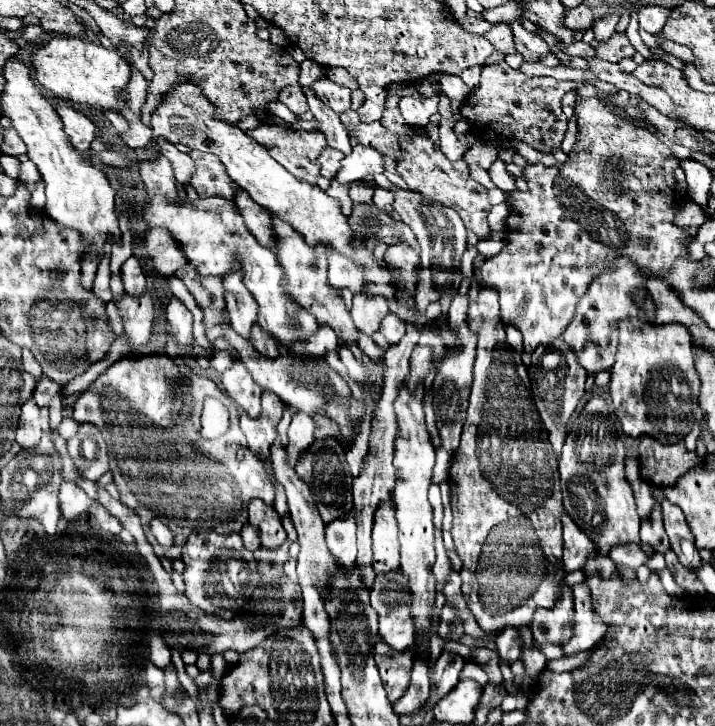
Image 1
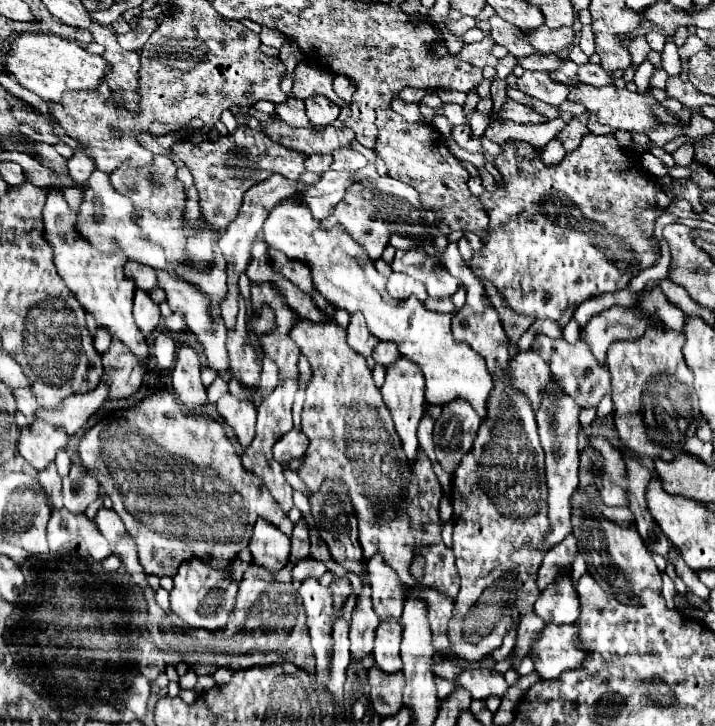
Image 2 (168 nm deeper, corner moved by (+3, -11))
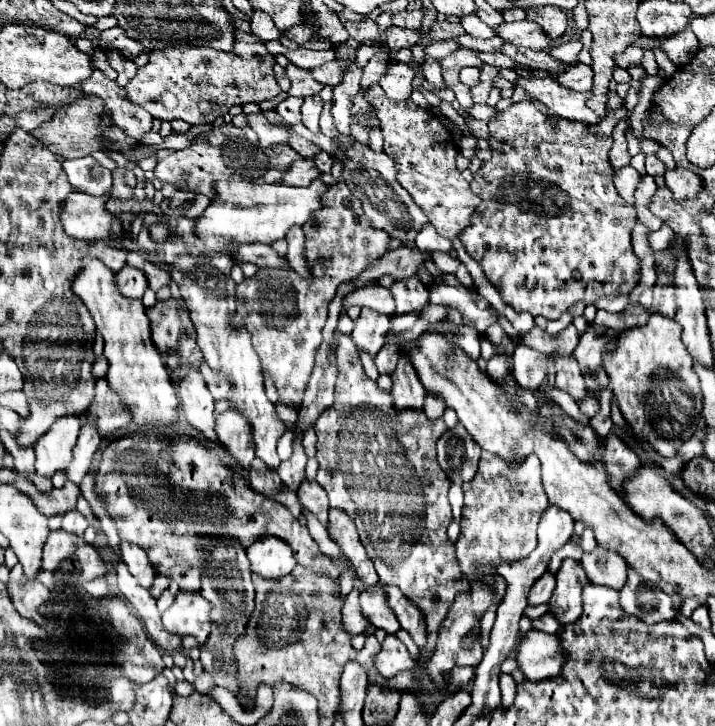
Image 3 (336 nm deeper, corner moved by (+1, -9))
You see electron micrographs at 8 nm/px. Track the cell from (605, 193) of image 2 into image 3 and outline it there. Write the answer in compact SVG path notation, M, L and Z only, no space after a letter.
M531 101L515 103L515 105L507 107L505 111L501 111L497 117L493 117L489 121L489 147L491 147L493 157L489 161L485 161L481 165L481 169L475 173L475 177L473 177L471 191L481 197L481 203L475 209L477 213L471 215L471 225L461 231L459 239L461 239L463 247L465 247L465 251L473 259L477 259L479 265L485 269L485 275L487 275L487 279L491 283L493 283L493 273L498 273L498 264L515 264L515 277L513 277L513 273L509 273L509 275L505 273L503 277L511 277L511 279L505 279L501 285L509 285L511 287L511 291L503 291L503 297L507 297L505 303L511 305L517 313L527 311L533 317L541 315L545 319L557 319L576 302L586 299L586 305L594 304L596 300L602 298L602 292L608 292L608 289L615 289L613 286L605 287L604 285L606 284L633 283L635 286L639 283L639 259L635 257L633 247L631 247L631 231L635 227L635 217L633 217L633 209L627 205L627 201L623 201L619 197L619 193L617 193L617 189L613 185L613 167L609 165L609 149L611 149L611 145L613 145L611 137L593 133L587 123L547 117L539 109L535 109L535 105Z

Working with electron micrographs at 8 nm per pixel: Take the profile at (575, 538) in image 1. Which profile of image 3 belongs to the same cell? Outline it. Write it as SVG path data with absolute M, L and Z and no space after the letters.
M545 573L542 575L539 581L535 581L535 585L531 587L531 593L527 598L527 602L529 605L540 605L544 603L548 603L549 595L551 595L551 591L555 589L555 577L551 575L551 573Z

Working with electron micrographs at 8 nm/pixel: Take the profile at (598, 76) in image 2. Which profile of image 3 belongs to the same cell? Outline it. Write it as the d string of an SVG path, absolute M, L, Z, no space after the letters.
M573 65L557 77L557 83L573 91L589 91L593 85L593 71L587 65Z

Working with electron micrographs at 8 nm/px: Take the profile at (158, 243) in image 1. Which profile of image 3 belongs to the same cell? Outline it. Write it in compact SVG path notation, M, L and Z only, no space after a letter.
M125 267L115 275L115 285L123 297L141 299L147 289L147 277L133 267Z

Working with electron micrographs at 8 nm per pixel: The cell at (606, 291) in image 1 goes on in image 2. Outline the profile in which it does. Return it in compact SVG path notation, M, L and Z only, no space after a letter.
M583 333L579 335L579 341L575 345L569 345L563 341L561 345L555 345L555 339L549 339L547 335L537 335L533 341L533 351L537 351L543 361L551 367L551 375L555 381L581 405L581 407L597 407L601 397L611 389L611 373L605 365L599 365L599 361L593 357L589 343L585 341Z

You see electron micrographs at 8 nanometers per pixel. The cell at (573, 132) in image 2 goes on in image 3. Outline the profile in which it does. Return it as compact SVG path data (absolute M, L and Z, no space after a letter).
M627 107L612 111L604 118L598 125L593 125L593 129L597 129L597 133L605 133L605 135L611 135L615 125L623 119L629 118Z

